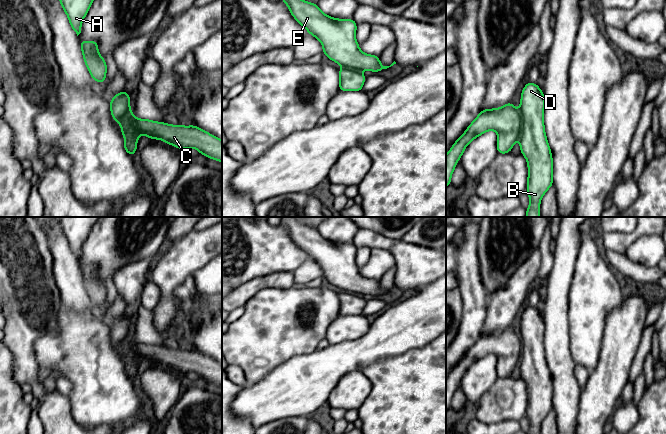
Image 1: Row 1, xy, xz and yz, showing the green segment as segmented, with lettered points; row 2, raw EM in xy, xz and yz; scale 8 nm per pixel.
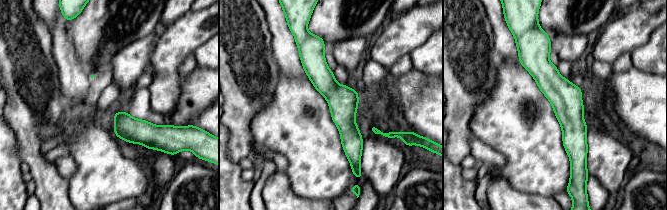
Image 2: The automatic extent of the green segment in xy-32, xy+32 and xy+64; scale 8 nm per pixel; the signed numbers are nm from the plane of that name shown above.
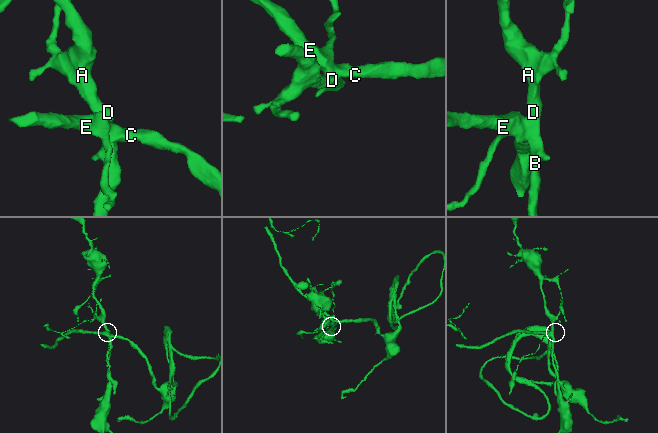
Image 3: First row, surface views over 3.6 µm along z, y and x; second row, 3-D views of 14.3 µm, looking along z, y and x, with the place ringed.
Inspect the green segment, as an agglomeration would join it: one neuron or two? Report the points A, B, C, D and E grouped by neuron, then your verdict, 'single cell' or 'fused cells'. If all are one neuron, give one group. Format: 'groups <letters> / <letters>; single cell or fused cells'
groups A B D / C E; fused cells

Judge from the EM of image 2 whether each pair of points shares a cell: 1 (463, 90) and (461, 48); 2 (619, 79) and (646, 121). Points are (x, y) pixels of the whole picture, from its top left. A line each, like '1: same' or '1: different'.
1: same
2: same

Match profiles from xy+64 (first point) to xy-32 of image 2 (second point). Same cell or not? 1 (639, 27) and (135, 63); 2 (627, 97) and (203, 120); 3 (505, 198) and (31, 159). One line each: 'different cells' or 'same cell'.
1: different cells
2: same cell
3: same cell

